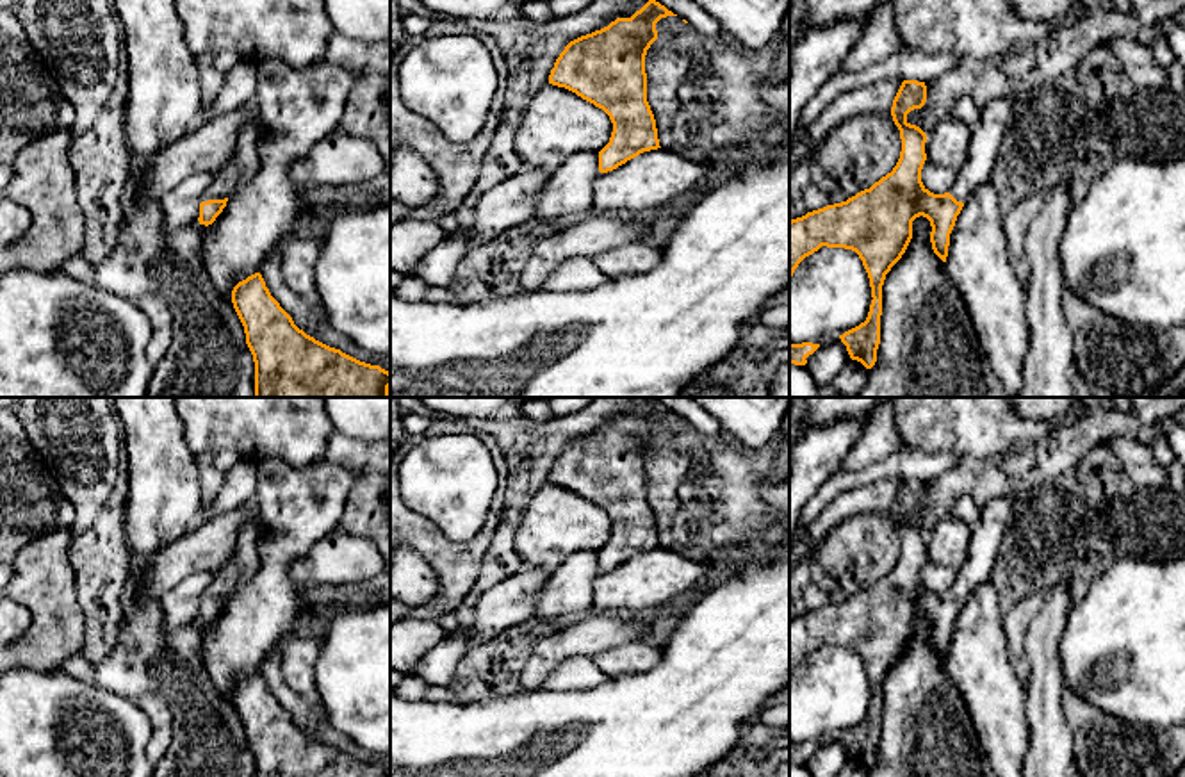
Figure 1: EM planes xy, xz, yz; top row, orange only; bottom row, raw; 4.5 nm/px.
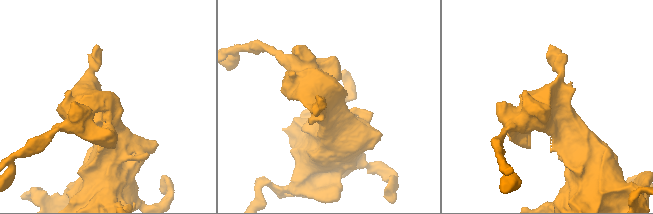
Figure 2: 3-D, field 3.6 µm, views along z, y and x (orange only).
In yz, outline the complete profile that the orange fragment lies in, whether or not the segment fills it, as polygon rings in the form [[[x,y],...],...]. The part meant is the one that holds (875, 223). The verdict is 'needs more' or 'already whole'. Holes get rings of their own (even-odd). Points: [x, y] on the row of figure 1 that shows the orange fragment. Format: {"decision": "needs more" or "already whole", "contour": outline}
{"decision": "needs more", "contour": [[[902,82],[891,107],[893,121],[900,130],[902,151],[891,173],[882,176],[870,189],[864,189],[848,198],[846,201],[827,205],[789,221],[789,280],[798,264],[805,257],[818,251],[821,246],[852,249],[862,260],[873,298],[870,312],[864,323],[845,331],[839,335],[839,339],[846,346],[850,358],[861,362],[866,369],[875,365],[877,349],[880,344],[882,285],[886,274],[902,258],[912,239],[912,221],[919,216],[930,221],[932,249],[943,262],[946,262],[950,233],[955,226],[957,216],[960,214],[973,191],[989,182],[994,160],[998,157],[1000,143],[1005,135],[1005,128],[1012,114],[1012,100],[1005,96],[991,100],[980,109],[980,121],[971,130],[968,159],[957,171],[953,185],[944,194],[934,194],[921,182],[921,169],[927,160],[927,134],[919,127],[907,121],[907,114],[914,109],[921,109],[925,102],[925,82]]]}

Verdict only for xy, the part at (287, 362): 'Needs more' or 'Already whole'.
Already whole

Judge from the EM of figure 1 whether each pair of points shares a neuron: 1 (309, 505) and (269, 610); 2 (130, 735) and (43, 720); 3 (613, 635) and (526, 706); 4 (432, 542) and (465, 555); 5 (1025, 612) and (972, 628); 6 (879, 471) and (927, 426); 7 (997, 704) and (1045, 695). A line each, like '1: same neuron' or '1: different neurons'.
1: same neuron
2: same neuron
3: different neurons
4: same neuron
5: different neurons
6: different neurons
7: different neurons

